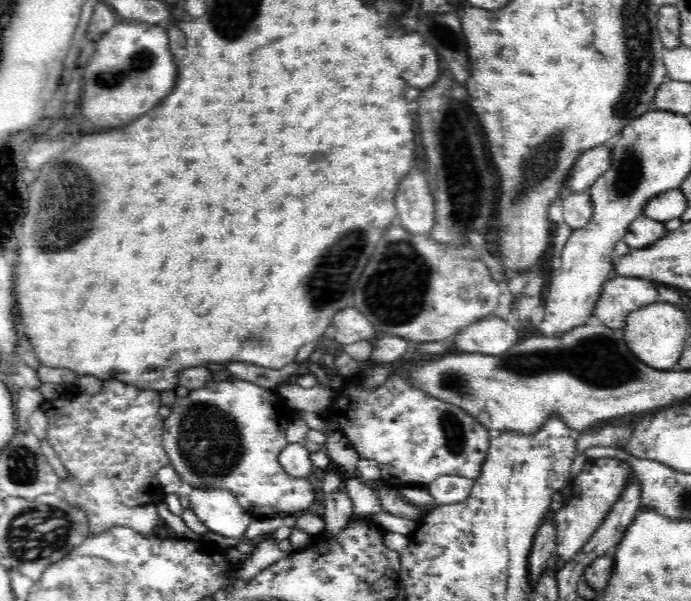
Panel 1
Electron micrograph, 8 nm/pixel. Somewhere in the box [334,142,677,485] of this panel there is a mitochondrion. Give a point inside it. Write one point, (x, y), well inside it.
(598, 362)

